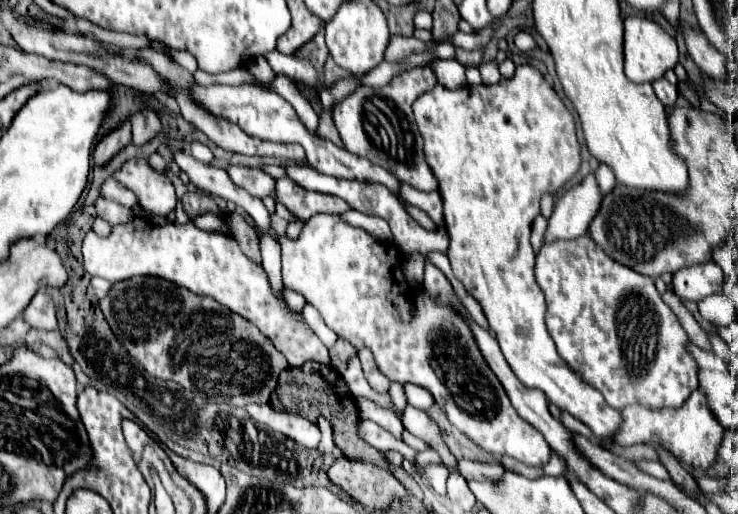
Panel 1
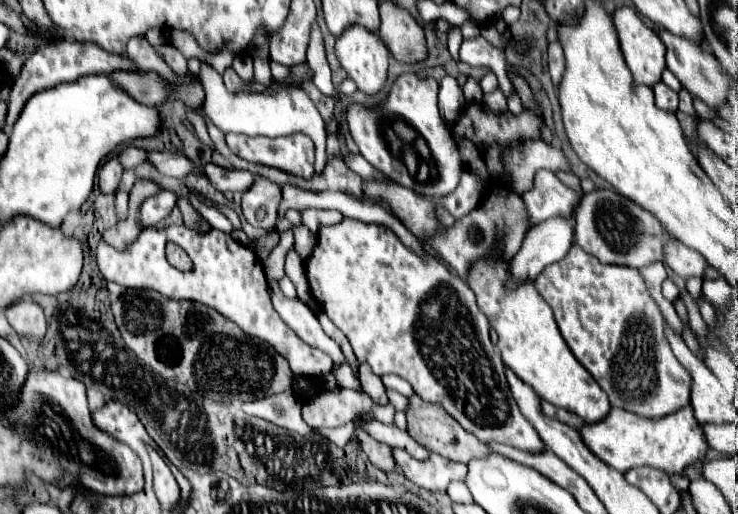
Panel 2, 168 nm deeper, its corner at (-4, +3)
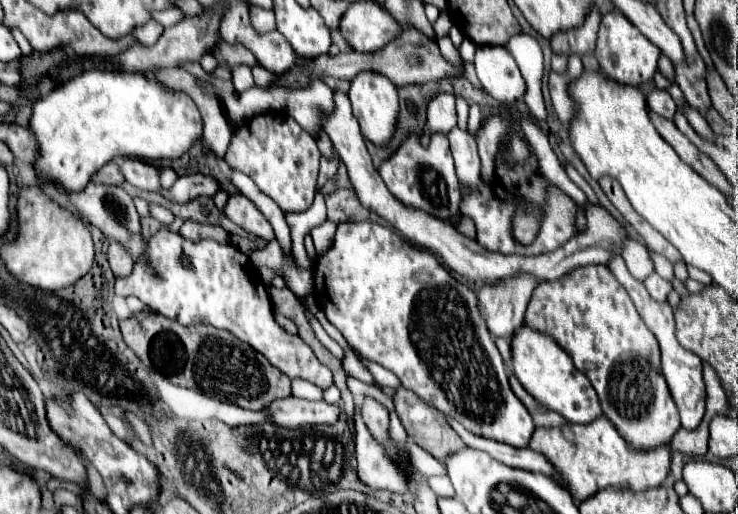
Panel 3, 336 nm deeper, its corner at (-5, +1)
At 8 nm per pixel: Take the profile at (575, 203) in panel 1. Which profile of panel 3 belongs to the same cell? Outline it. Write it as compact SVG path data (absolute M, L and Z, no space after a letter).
M518 273L514 281L498 281L498 285L484 285L478 291L480 311L492 337L512 337L524 321L524 311L538 283L534 273Z

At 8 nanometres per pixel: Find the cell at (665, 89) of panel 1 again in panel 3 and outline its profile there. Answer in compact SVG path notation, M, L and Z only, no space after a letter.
M652 89L652 91L648 91L646 101L648 101L650 109L656 115L672 119L674 113L676 113L676 103L674 103L674 99L670 97L670 93L666 89Z

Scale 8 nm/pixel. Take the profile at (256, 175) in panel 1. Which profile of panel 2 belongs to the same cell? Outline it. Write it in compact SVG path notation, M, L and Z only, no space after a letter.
M213 163L203 165L203 173L209 179L209 183L221 193L227 193L227 191L245 193L251 187L253 177L255 177L249 171L227 171L227 169L213 165Z

